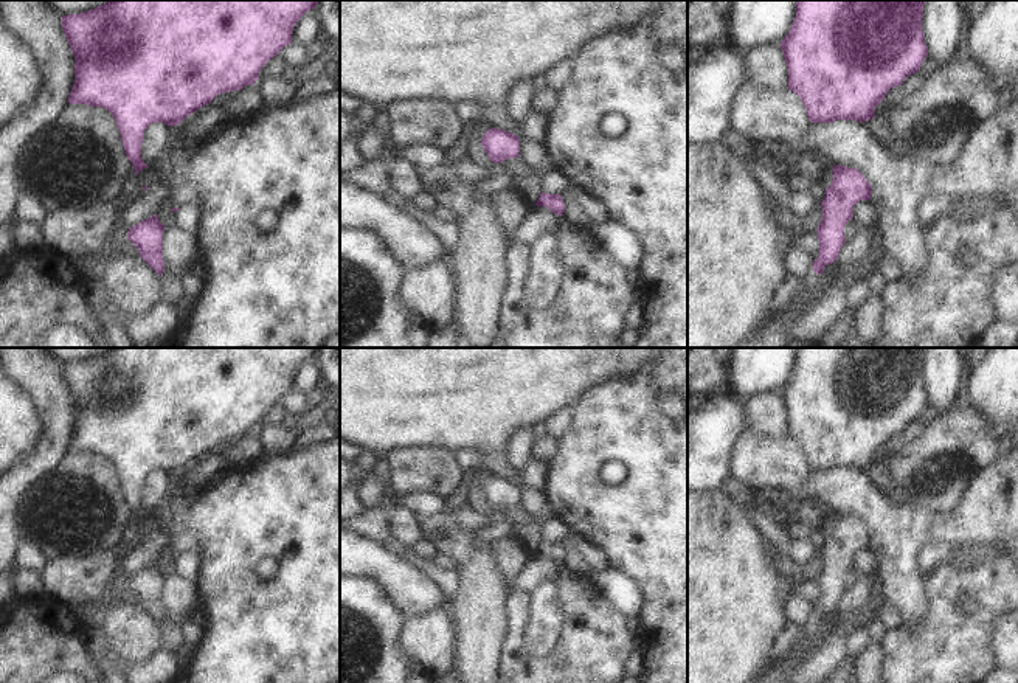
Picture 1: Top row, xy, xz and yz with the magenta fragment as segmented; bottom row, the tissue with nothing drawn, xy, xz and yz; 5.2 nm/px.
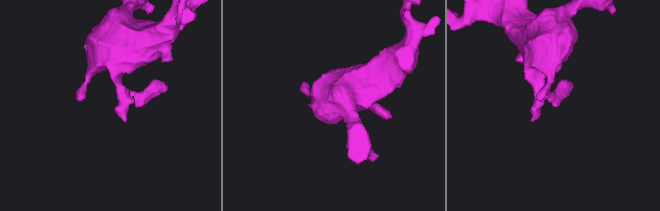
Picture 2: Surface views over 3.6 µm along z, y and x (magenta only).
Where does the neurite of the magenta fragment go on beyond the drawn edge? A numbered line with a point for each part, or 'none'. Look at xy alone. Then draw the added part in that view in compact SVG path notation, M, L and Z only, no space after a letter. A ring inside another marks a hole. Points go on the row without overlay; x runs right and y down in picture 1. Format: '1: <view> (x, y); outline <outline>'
none

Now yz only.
none

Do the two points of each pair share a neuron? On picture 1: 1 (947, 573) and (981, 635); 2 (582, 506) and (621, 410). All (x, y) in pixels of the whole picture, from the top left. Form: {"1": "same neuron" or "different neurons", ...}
{"1": "same neuron", "2": "same neuron"}

